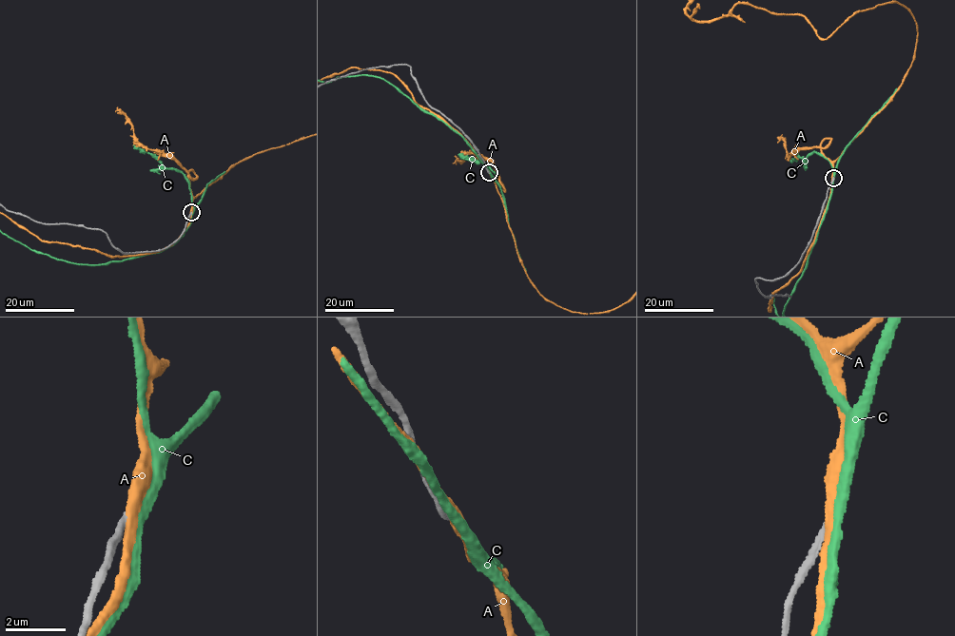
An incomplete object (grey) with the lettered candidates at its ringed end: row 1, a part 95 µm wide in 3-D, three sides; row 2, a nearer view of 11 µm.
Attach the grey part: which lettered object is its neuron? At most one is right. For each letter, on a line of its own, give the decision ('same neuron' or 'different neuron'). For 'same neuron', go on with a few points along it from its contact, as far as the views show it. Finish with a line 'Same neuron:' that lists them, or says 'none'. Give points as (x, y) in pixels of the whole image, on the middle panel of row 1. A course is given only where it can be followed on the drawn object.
A: different neuron
C: different neuron
Same neuron: none

